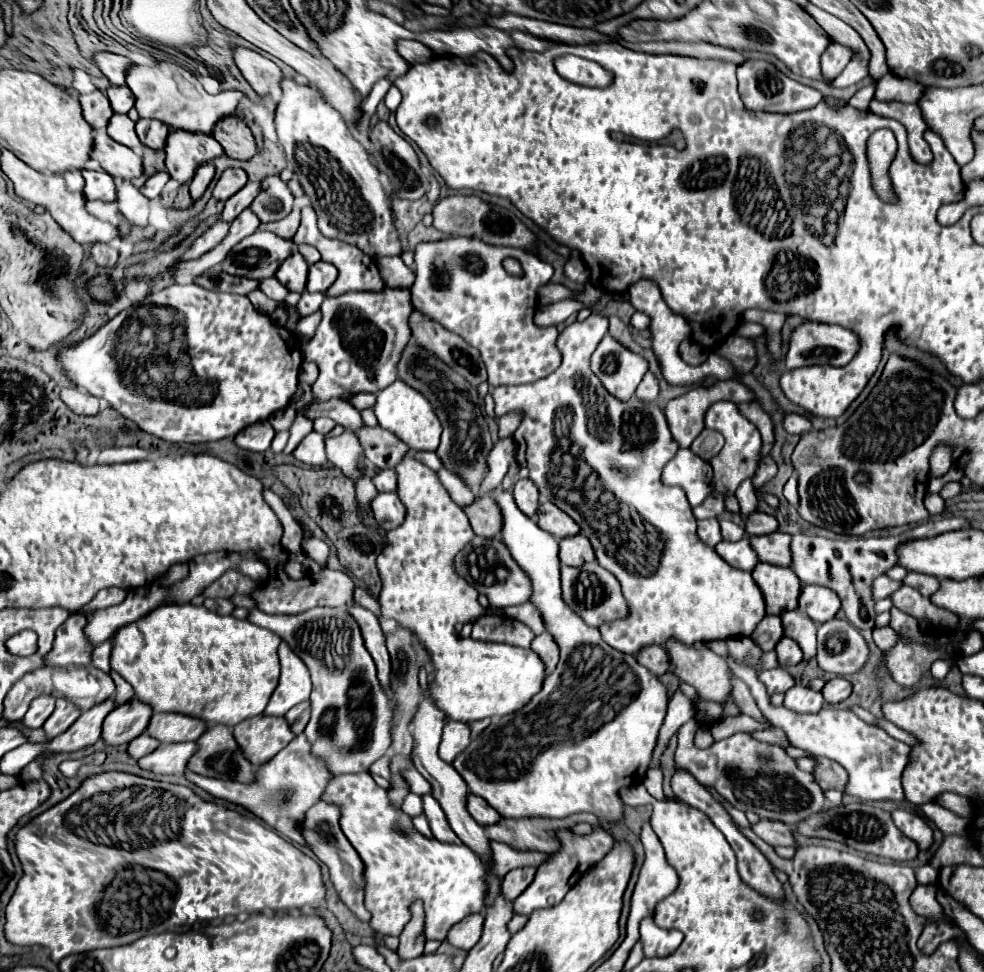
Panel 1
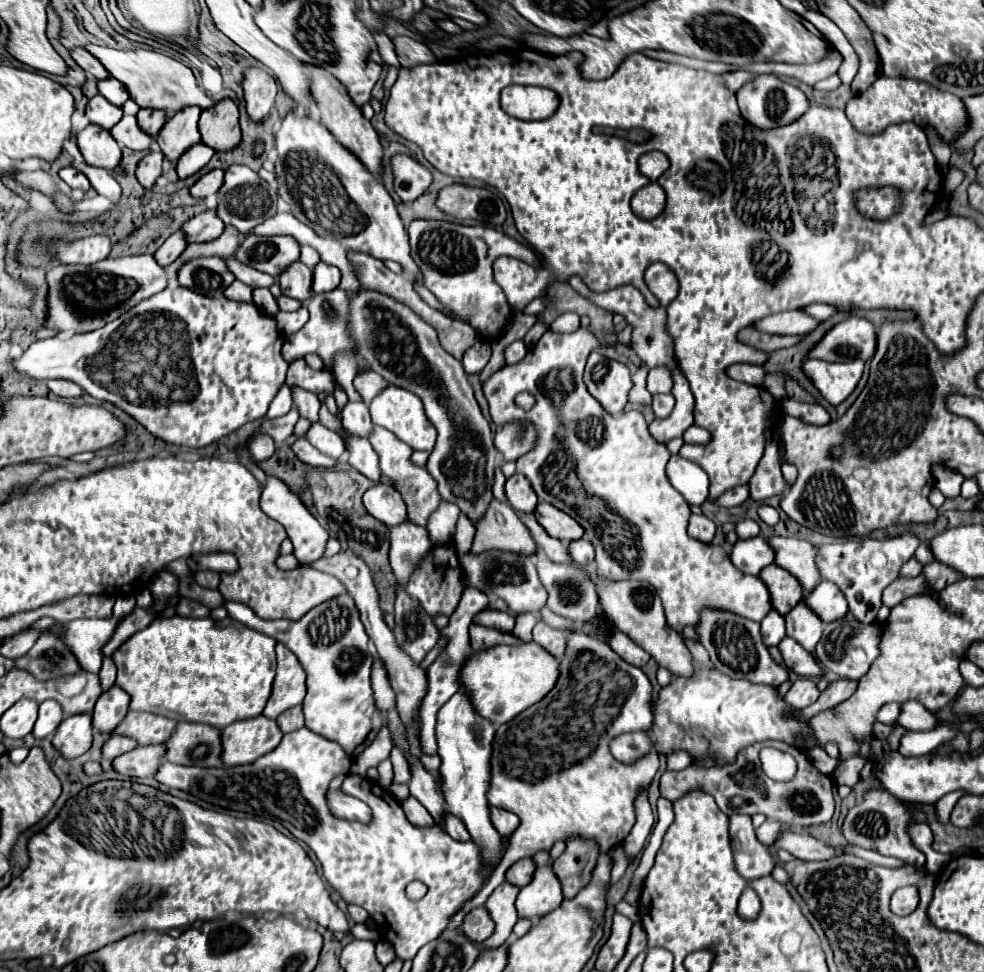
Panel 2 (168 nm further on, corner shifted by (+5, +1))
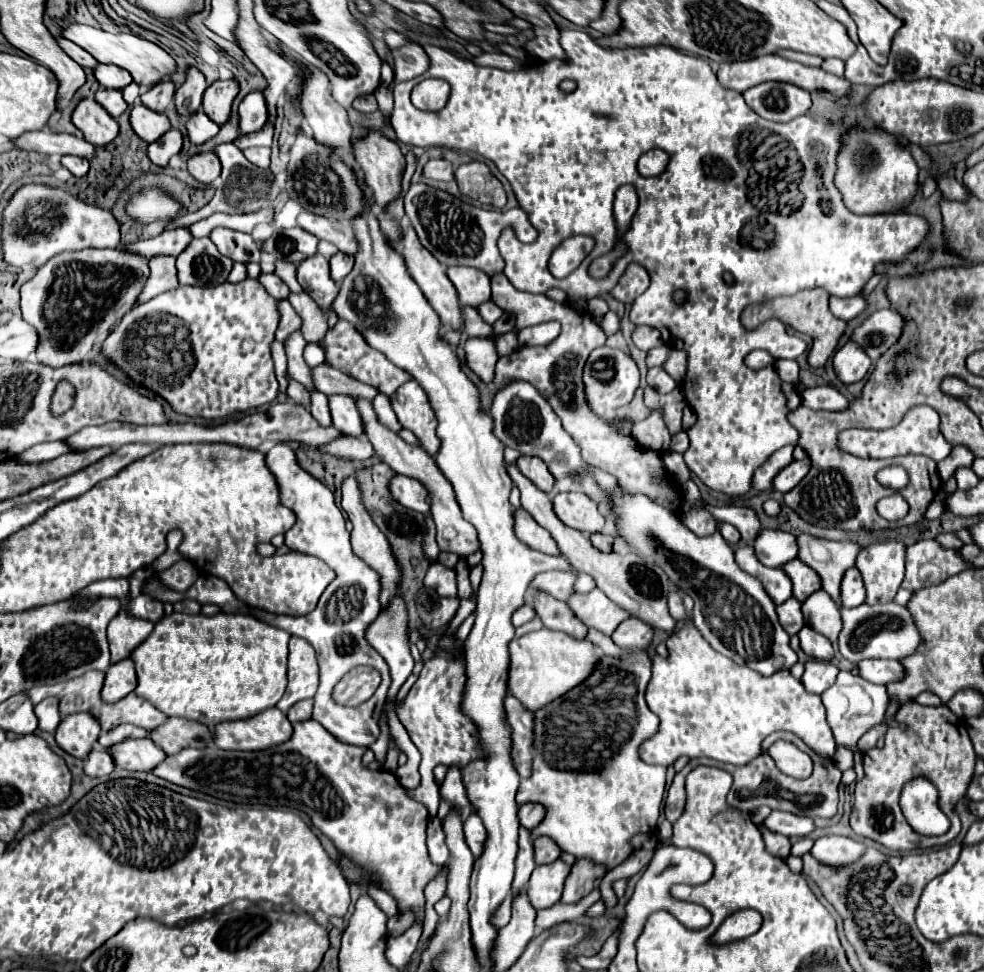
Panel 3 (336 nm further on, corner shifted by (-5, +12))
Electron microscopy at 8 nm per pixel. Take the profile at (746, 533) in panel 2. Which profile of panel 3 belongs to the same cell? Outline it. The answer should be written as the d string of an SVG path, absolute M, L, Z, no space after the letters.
M709 506L709 512L719 520L719 522L729 522L733 524L739 532L741 532L741 538L751 544L759 530L761 530L761 524L759 524L759 518L757 518L757 512L747 508L747 506L723 506L723 508L713 508Z

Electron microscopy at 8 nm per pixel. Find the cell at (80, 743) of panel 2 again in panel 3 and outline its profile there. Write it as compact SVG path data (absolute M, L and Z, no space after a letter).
M89 712L69 714L61 720L55 732L55 740L67 754L85 760L89 750L97 742L99 730L101 730L99 722Z

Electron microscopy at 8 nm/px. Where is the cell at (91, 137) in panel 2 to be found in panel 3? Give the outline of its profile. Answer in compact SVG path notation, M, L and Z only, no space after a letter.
M81 100L73 112L73 124L93 146L105 146L119 136L117 122L95 100Z

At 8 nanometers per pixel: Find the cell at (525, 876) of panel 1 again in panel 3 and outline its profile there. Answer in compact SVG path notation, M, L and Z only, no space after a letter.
M547 836L535 838L533 850L535 850L535 864L549 864L549 862L557 860L559 854L561 854L557 844L553 844L553 840L549 840Z

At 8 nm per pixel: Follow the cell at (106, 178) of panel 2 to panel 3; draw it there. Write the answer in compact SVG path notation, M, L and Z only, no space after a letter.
M49 130L41 132L27 132L27 136L21 136L21 140L15 142L23 150L39 150L43 154L57 154L57 156L79 156L85 160L95 158L95 146L85 142L83 138L71 136L71 134L55 134Z

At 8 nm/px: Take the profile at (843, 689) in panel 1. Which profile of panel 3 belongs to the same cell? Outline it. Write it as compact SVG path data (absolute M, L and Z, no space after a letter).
M861 660L861 664L857 666L859 666L859 676L873 684L887 684L903 676L899 660Z

